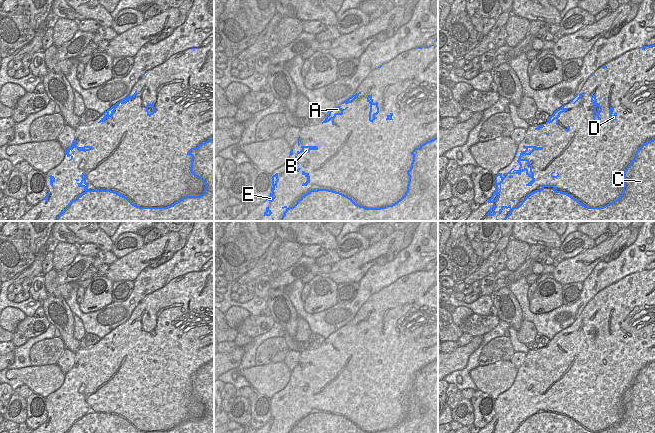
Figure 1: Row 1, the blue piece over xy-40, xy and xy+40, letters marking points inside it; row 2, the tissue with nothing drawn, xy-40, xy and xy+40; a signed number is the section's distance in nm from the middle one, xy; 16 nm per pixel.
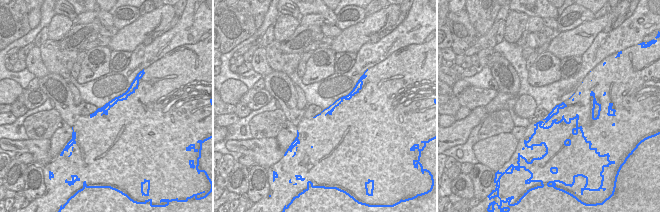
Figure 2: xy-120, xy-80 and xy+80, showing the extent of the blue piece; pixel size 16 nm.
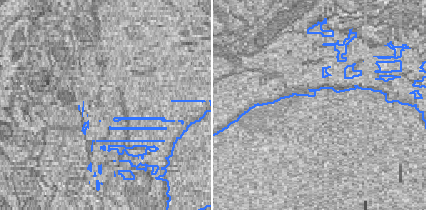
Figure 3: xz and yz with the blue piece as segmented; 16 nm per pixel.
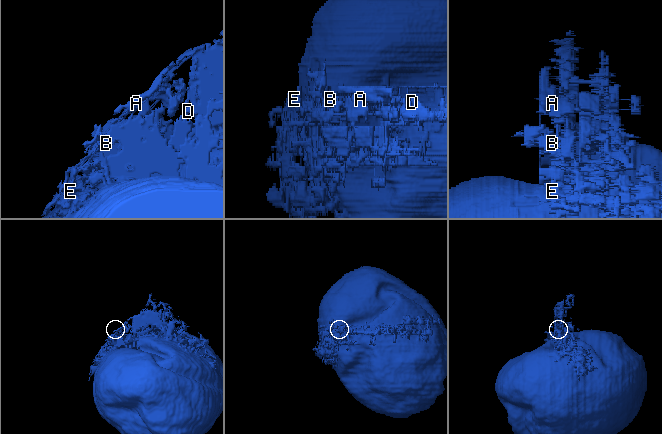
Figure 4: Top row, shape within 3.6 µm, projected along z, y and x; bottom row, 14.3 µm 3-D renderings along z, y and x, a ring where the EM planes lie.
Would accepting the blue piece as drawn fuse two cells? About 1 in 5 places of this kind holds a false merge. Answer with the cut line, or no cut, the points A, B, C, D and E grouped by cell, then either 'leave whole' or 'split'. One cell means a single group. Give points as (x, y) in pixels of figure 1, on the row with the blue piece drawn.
cut none; groups A B C D E; leave whole

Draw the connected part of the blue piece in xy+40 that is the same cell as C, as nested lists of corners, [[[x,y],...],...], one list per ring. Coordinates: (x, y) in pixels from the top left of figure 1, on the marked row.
[[[655,139],[646,142],[635,152],[634,159],[631,161],[631,163],[628,165],[628,167],[624,171],[624,183],[623,183],[622,194],[619,196],[618,199],[616,199],[615,201],[613,201],[603,207],[585,206],[581,202],[579,202],[577,199],[572,197],[571,195],[569,195],[565,192],[557,191],[556,190],[557,185],[547,184],[547,185],[541,185],[541,186],[542,186],[542,188],[540,190],[536,190],[536,191],[528,194],[525,197],[525,199],[521,202],[521,204],[518,205],[517,207],[512,208],[511,205],[509,205],[508,207],[501,206],[501,208],[499,209],[499,213],[502,213],[502,210],[504,208],[510,209],[509,214],[505,218],[503,218],[502,221],[655,221]]]

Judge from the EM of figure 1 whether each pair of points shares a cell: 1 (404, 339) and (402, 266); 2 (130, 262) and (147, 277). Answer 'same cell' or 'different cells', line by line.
1: different cells
2: different cells

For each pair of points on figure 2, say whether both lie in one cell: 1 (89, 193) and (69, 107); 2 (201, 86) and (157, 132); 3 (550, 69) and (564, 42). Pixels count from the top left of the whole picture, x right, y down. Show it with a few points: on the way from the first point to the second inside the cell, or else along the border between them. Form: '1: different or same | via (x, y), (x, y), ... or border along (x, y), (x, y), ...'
1: different | border along (80, 115), (71, 126)
2: same | via (190, 96), (190, 99), (169, 120)
3: different | border along (547, 50), (560, 60)

